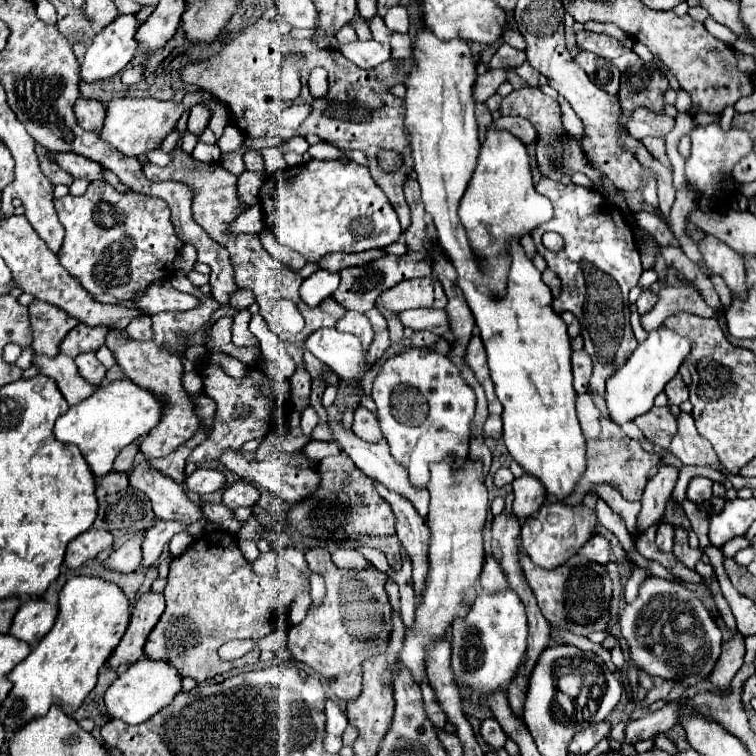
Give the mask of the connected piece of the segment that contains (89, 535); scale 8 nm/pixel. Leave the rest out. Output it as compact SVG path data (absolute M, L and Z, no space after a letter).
M88 529L86 533L78 535L74 541L70 541L64 557L64 565L68 569L78 569L86 561L94 559L100 551L112 547L112 535L108 531L100 529Z

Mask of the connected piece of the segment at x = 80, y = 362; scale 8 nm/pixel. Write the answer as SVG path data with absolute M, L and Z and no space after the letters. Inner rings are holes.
M82 353L76 359L78 373L82 379L86 379L90 385L100 385L104 381L106 367L96 359L96 353Z

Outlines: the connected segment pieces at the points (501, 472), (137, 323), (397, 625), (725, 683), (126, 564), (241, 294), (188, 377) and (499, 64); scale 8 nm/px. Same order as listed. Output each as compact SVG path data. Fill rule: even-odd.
M502 467L502 469L498 469L498 471L494 473L494 485L496 485L496 487L510 485L512 481L514 481L514 475L510 473L510 469L508 469L508 467Z
M148 315L144 317L136 317L130 321L130 325L126 327L126 335L138 339L138 341L150 341L154 335L152 335L152 321Z
M398 609L392 611L392 635L390 635L390 645L388 645L388 655L398 655L398 651L402 649L402 641L404 641L404 623L400 619Z
M736 631L728 643L722 645L722 655L714 667L714 673L706 681L714 683L718 691L726 691L744 663L744 635Z
M142 535L132 537L128 543L124 543L120 549L116 549L108 559L104 559L102 565L106 569L120 571L120 573L136 571L140 567L140 561L142 561L140 545L142 545Z
M240 289L238 293L234 293L234 295L232 295L230 307L250 307L252 303L256 303L254 293L252 293L250 289Z
M186 372L182 377L182 384L188 394L200 393L203 391L203 381L197 372Z
M500 45L500 49L496 51L496 55L492 57L492 61L488 63L488 69L516 69L526 61L526 53L518 51L510 45Z

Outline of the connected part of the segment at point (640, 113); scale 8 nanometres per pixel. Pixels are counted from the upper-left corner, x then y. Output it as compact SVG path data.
M638 107L628 117L626 127L628 127L630 135L636 137L636 139L642 139L646 135L664 137L666 133L670 133L674 129L674 119L668 117L668 115L658 115L654 111L650 111L650 109Z

